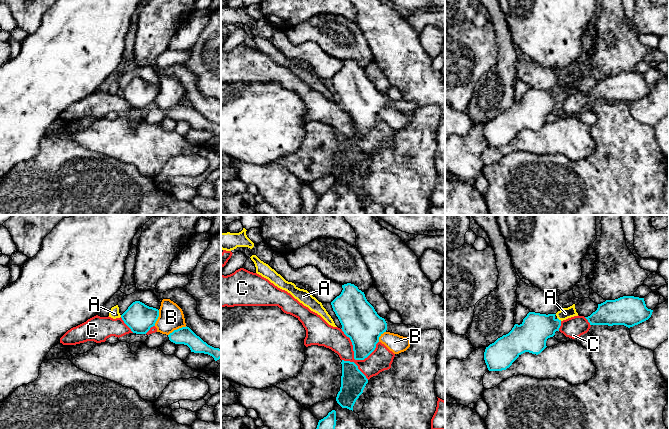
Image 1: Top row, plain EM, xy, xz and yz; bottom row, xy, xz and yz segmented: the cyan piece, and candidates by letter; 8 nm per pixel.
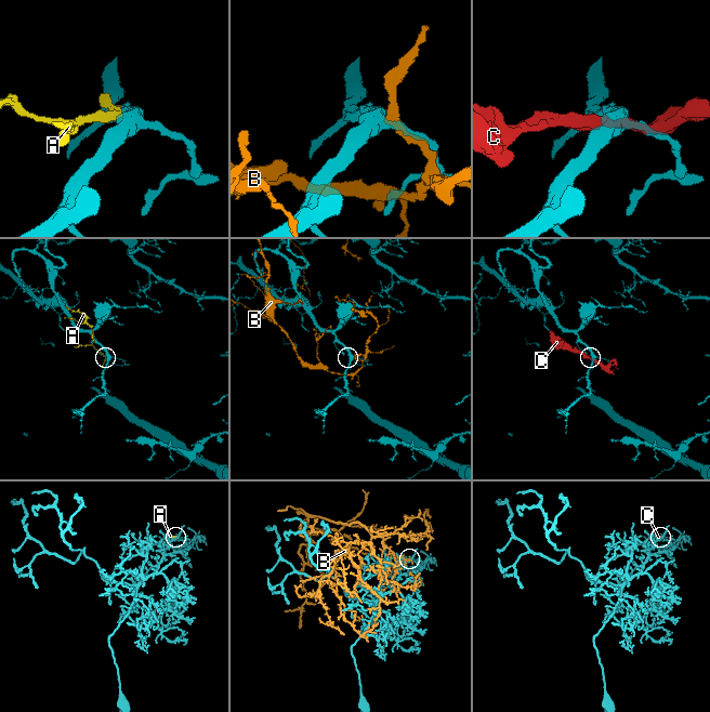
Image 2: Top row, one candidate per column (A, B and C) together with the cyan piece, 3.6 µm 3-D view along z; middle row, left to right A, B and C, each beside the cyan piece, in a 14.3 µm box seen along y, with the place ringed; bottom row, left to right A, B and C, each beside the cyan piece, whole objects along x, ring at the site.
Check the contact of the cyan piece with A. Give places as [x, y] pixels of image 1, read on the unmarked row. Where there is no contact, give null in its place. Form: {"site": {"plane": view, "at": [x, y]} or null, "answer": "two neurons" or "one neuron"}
{"site": {"plane": "yz", "at": [558, 95]}, "answer": "two neurons"}

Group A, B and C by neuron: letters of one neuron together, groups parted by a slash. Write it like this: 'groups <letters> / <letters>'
groups A / B / C

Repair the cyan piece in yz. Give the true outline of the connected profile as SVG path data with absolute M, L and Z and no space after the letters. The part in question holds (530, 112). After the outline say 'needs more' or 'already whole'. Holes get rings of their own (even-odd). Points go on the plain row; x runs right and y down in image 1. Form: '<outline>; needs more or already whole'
M529 88L520 101L515 100L508 110L486 123L484 136L488 146L506 146L525 128L540 130L547 123L547 115L561 102L555 91Z; already whole

